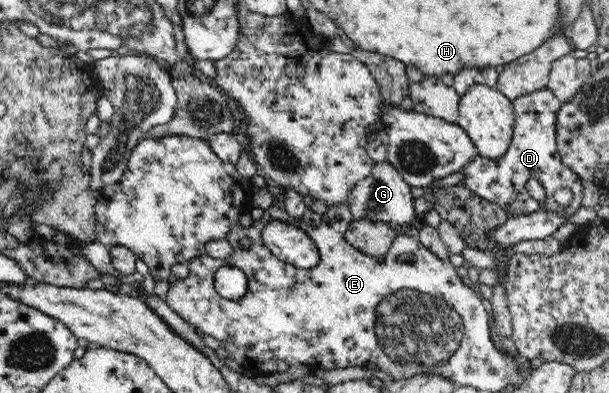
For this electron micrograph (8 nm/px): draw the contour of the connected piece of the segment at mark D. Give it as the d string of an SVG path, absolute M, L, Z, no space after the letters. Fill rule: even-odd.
M547 87L541 91L519 95L512 104L516 117L513 138L505 155L499 159L477 156L471 160L461 171L462 185L477 196L491 203L497 203L503 210L507 210L510 218L530 215L540 210L559 214L559 216L572 216L583 207L584 188L580 176L562 162L555 141L557 114L563 103ZM530 179L537 179L545 188L547 195L543 203L535 201L525 188ZM566 187L573 192L571 205L567 208L559 206L554 200L554 193Z

